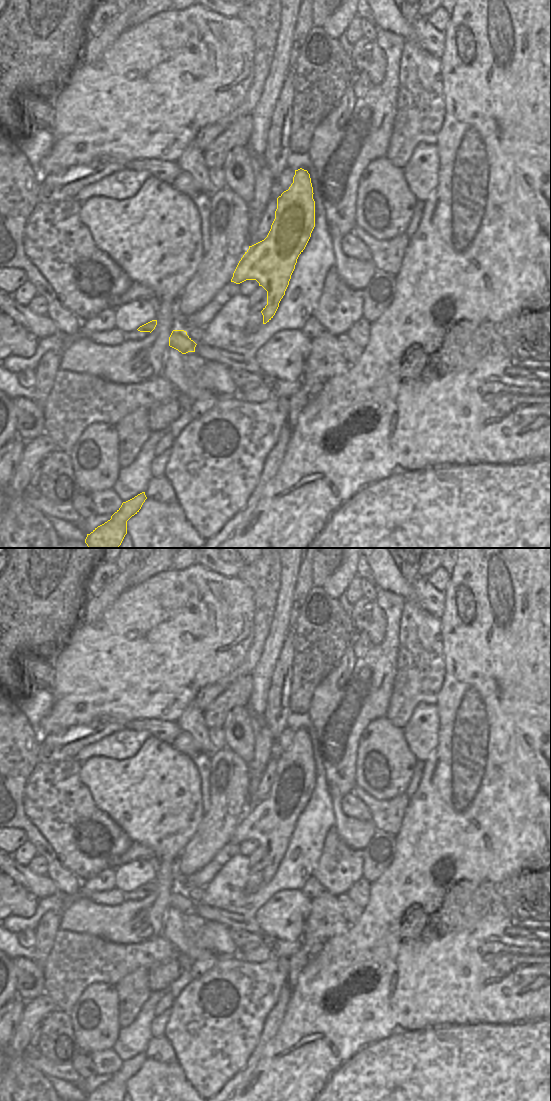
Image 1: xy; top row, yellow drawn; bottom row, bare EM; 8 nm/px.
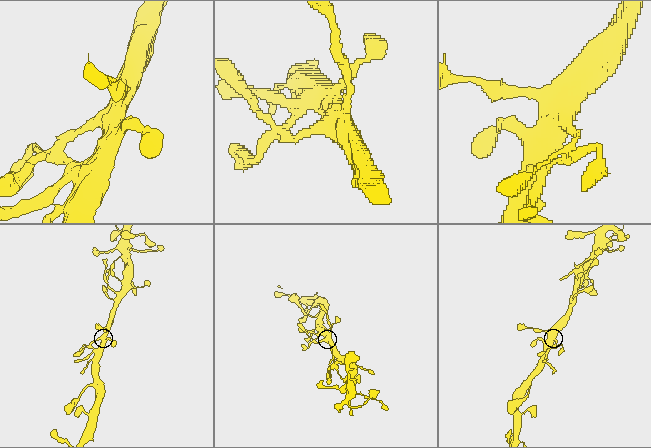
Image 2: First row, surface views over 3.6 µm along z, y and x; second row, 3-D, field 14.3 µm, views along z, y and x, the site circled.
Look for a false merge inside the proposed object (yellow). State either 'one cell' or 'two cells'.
one cell

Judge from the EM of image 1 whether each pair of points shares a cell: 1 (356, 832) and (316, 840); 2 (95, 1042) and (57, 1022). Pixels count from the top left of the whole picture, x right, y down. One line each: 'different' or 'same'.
1: different
2: different

